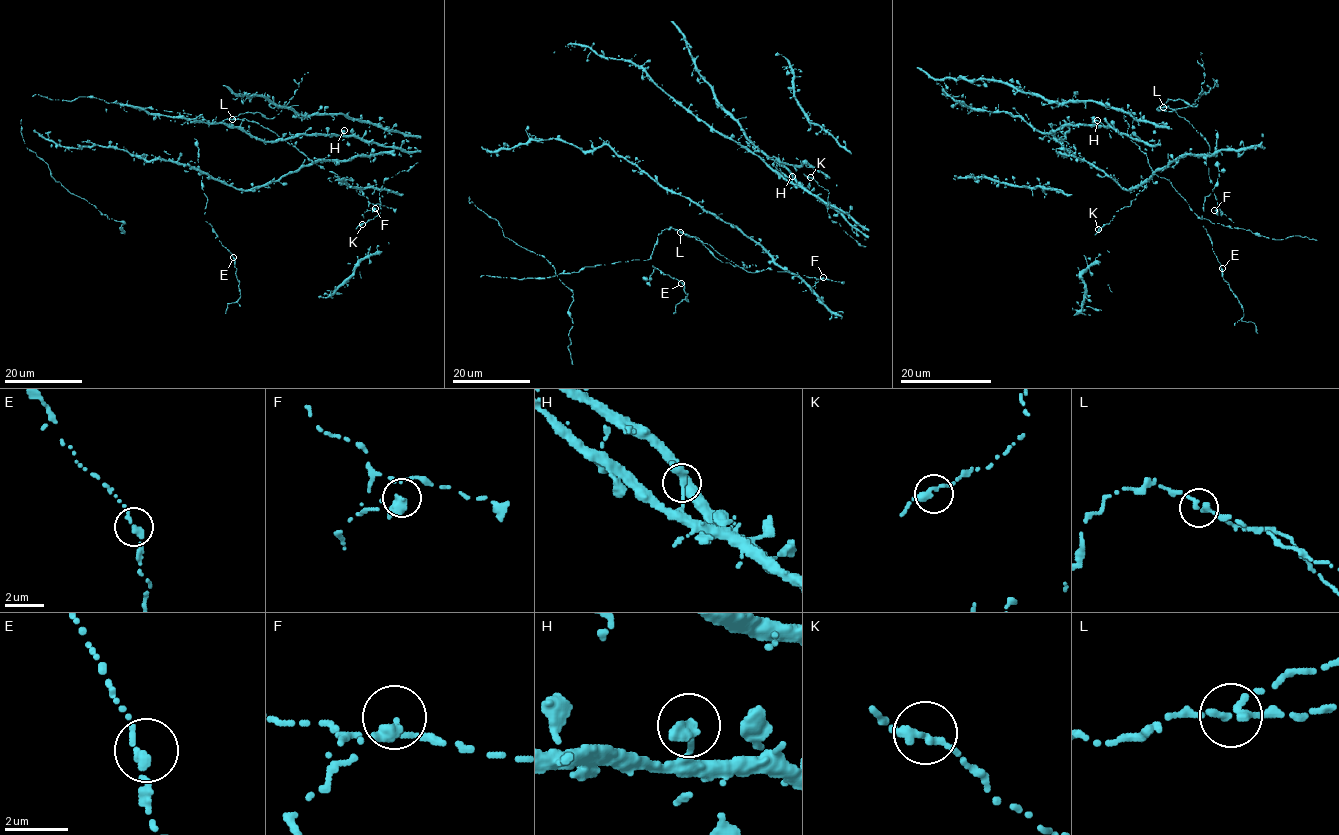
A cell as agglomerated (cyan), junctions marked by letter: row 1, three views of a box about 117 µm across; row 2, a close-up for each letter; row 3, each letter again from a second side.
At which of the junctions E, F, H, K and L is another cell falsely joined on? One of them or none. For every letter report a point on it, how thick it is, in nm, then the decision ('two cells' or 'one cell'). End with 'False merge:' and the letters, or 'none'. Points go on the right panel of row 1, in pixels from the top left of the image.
E: at (1222, 268); 260 nm thick; one cell
F: at (1214, 210); 320 nm thick; one cell
H: at (1097, 120); 320 nm thick; one cell
K: at (1098, 229); 280 nm thick; one cell
L: at (1163, 107); 280 nm thick; two cells
False merge: L

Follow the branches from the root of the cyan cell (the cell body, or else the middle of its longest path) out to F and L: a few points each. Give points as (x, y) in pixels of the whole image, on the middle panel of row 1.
F: (690, 198), (757, 242), (770, 256), (769, 268), (772, 270), (808, 277), (823, 277)
L: (690, 198), (740, 229), (757, 242), (772, 261), (769, 268), (747, 272), (709, 244), (680, 233)

